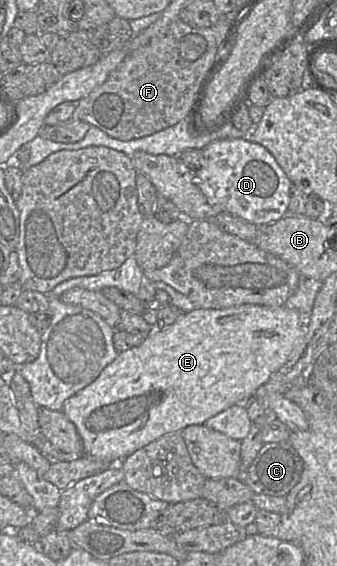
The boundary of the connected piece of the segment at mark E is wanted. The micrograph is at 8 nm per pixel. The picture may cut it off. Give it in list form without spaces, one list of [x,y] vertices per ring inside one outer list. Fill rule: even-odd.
[[[242,304],[223,309],[196,308],[193,311],[182,314],[171,325],[155,328],[139,345],[119,352],[118,356],[102,370],[93,382],[64,401],[62,412],[77,428],[83,443],[83,455],[122,461],[138,449],[165,434],[180,432],[192,424],[204,424],[207,419],[224,409],[237,404],[247,404],[253,399],[256,390],[265,384],[271,375],[291,358],[296,343],[305,336],[305,322],[306,318],[300,311],[286,305],[270,307]]]

